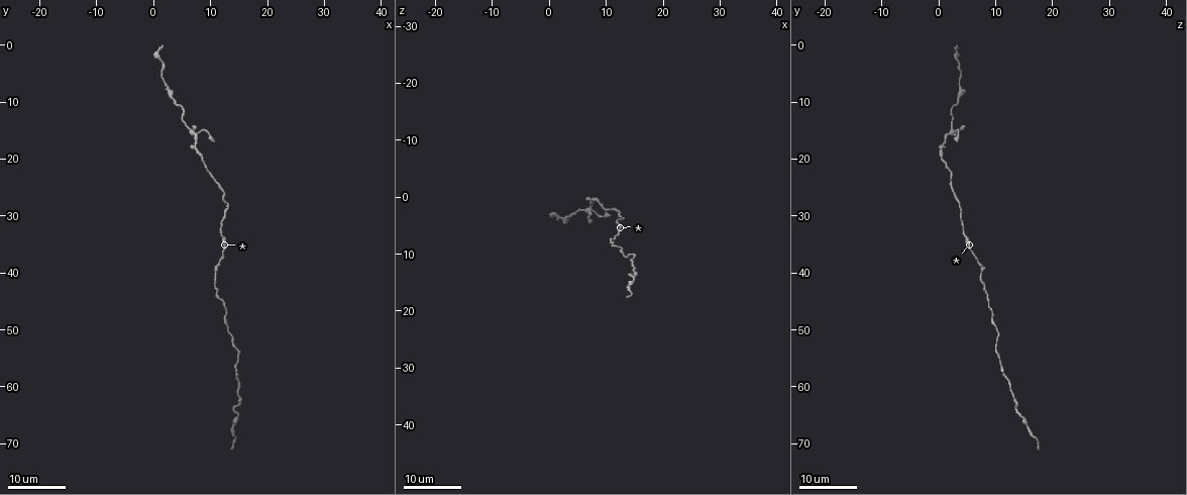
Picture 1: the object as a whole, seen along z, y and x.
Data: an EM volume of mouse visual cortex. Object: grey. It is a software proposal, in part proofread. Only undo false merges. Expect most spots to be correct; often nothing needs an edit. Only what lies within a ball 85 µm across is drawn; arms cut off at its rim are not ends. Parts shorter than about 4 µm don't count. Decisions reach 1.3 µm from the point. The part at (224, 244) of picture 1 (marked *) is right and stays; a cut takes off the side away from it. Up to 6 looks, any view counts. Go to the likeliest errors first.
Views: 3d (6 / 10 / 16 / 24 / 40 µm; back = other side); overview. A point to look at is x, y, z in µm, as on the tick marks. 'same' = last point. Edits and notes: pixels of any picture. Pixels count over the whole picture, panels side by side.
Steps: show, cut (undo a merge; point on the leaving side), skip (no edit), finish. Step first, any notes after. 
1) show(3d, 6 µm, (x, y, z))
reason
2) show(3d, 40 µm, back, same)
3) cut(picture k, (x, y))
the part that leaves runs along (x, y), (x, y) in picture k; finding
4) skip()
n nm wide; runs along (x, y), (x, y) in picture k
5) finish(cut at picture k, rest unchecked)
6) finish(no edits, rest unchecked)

show(3d, 16 µm, (7.5, 15.5, 2.5))
four or more arms meet

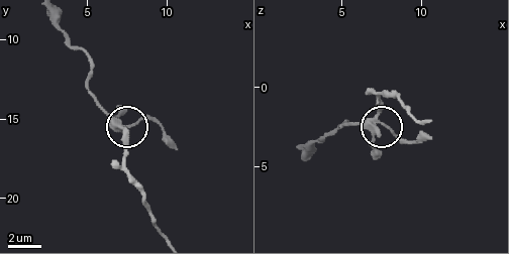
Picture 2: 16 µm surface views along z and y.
show(3d, 10 µm, same)
zoom in

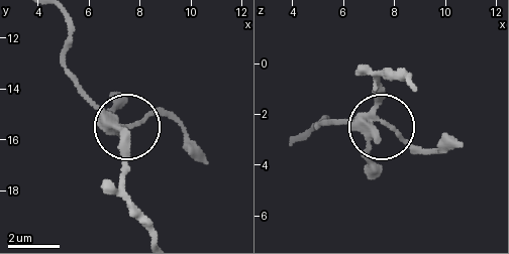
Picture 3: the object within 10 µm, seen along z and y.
skip()
4 arms; one neuron here

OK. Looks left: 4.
show(3d, 16 µm, (2.5, 7.5, 4.0))
sudden change in width

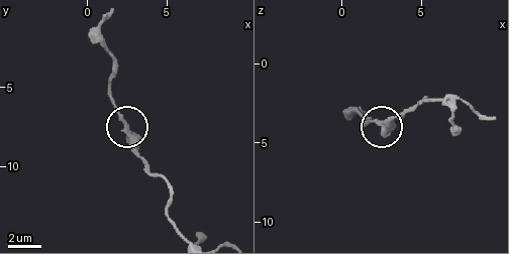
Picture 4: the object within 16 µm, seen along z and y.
show(3d, 10 µm, (2.4, 7.6, 3.7))

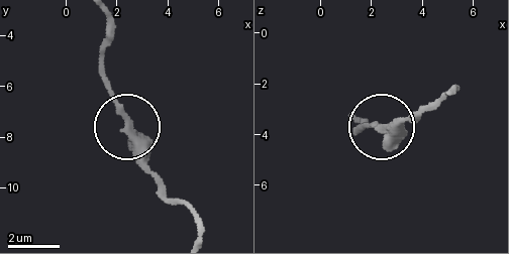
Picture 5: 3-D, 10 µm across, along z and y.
show(3d, 10 µm, back, (2.5, 7.5, 3.7))

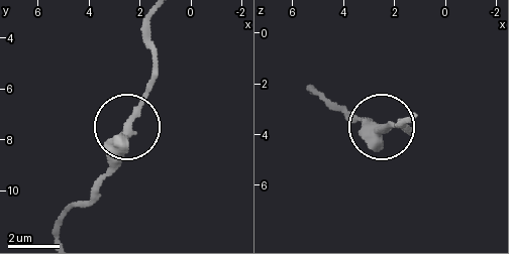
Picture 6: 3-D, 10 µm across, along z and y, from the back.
skip()
runs along (59, 235), (64, 216), (107, 170), (155, 69) in picture 6; one neuron here

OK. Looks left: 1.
finish(no edits, rest unchecked)

